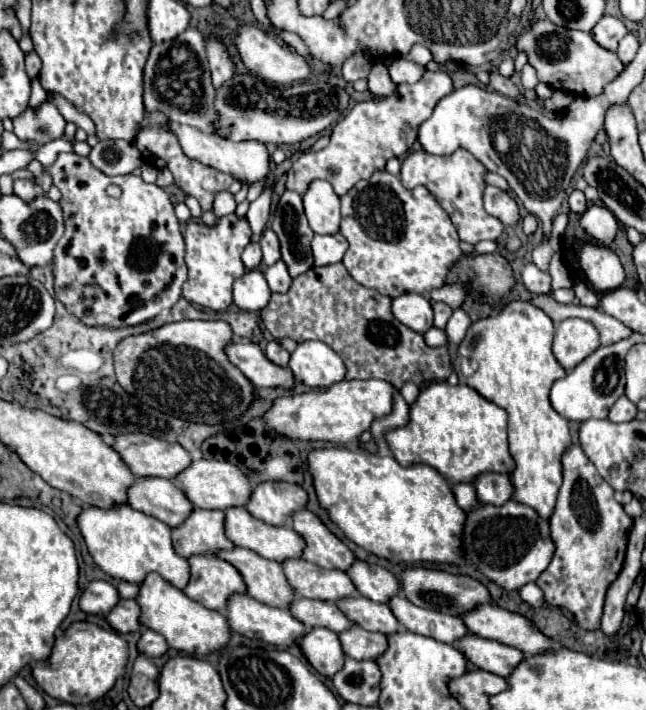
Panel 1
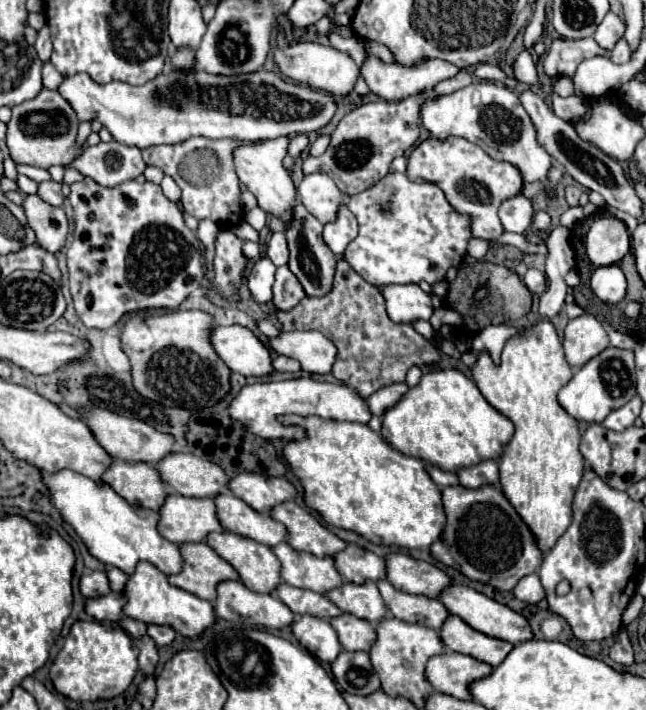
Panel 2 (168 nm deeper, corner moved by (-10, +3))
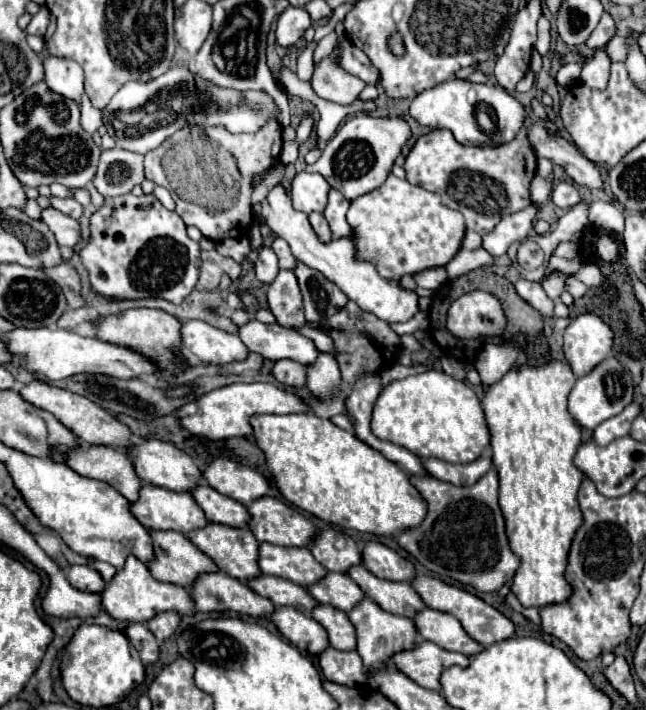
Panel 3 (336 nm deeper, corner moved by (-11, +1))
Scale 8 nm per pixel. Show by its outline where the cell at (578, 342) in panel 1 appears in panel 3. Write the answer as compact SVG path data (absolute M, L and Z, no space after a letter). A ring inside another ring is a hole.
M597 315L575 317L563 335L563 353L577 377L587 375L595 363L601 363L613 345L613 333Z

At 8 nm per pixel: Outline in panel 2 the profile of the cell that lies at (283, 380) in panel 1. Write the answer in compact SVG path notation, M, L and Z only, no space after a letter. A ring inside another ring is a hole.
M214 325L210 331L210 343L218 357L222 357L222 361L236 373L256 377L274 371L268 347L242 325Z

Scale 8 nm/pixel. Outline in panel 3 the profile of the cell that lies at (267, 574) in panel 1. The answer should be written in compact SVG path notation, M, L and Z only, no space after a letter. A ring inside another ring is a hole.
M207 523L203 529L195 529L189 531L187 537L203 551L207 553L221 571L225 571L227 575L247 583L255 577L261 575L259 569L259 541L255 539L255 535L249 529L235 529L235 527L227 527L227 525L219 525L219 523Z

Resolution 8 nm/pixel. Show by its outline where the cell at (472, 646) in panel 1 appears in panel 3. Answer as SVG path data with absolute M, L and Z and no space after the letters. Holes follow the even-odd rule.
M427 607L413 621L415 621L417 631L423 635L423 639L427 639L447 651L457 651L467 657L473 657L473 655L485 651L485 647L481 643L477 643L475 639L471 639L467 635L467 631L459 623L459 619L453 617L451 613L443 613L443 611Z

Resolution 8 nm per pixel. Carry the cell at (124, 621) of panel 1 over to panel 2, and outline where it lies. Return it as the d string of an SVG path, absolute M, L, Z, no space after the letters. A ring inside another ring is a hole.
M108 593L94 599L84 599L84 609L96 621L118 621L122 617L122 607L126 599L122 593Z

